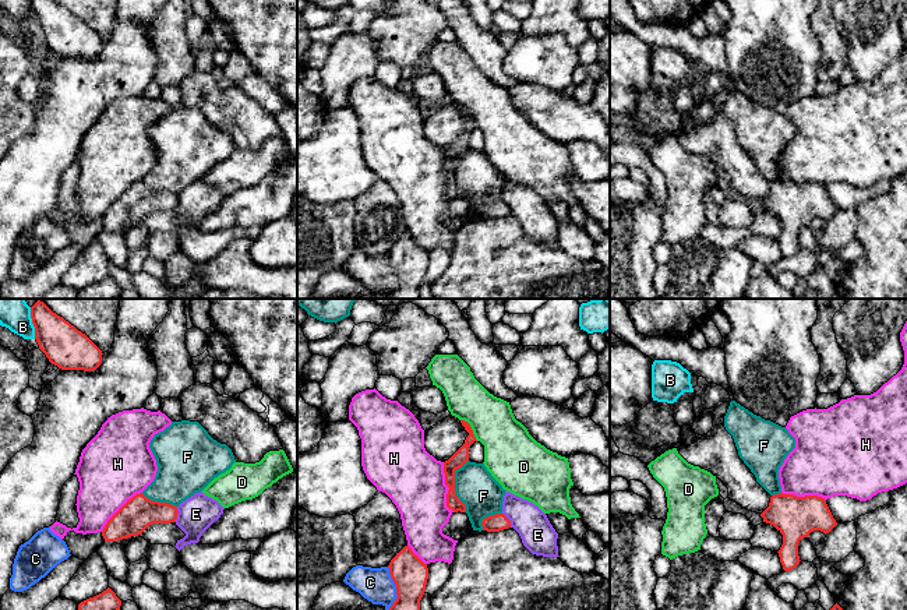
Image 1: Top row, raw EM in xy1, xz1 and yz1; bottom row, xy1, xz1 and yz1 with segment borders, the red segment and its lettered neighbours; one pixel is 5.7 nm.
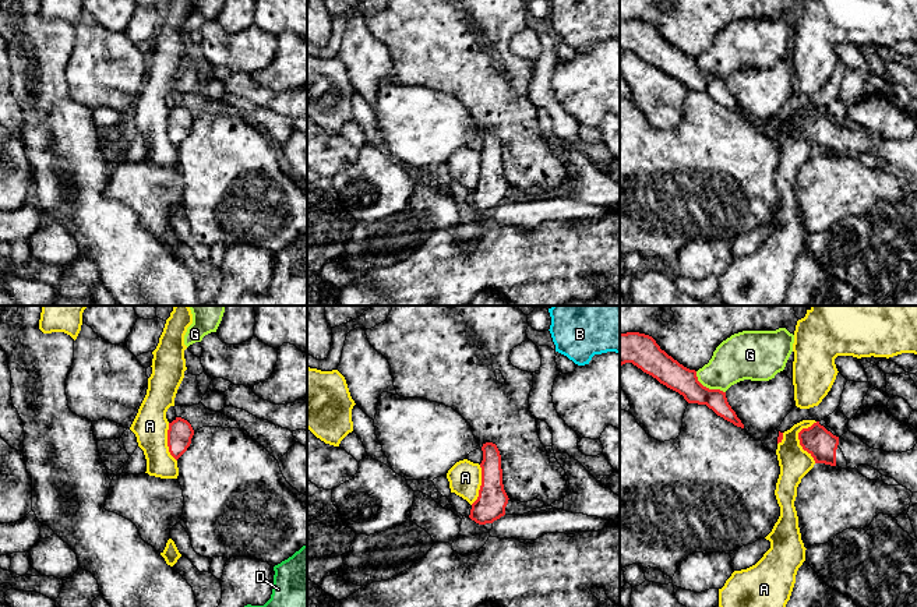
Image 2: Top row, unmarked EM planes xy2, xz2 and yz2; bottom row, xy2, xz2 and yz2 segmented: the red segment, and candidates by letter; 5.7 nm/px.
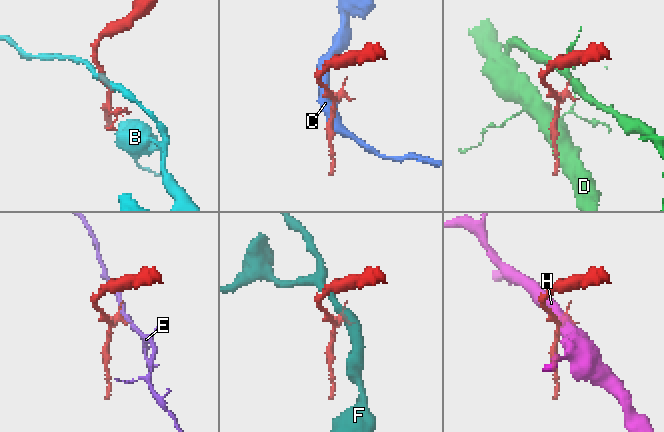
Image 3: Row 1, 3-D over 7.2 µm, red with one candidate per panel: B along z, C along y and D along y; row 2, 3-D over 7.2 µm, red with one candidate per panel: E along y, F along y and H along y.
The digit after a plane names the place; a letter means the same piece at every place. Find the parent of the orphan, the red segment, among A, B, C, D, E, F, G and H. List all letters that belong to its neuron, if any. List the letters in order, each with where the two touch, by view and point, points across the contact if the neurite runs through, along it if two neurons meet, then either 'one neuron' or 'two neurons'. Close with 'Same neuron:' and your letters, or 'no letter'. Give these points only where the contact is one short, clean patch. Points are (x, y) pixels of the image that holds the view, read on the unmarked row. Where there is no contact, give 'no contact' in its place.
A: contact yz2 (799, 126); border yz2 (814, 109), (799, 120), (799, 131), (815, 150); two neurons
B: contact xy1 (34, 13); border xy1 (30, 0), (35, 25); two neurons
C: contact xz1 (396, 277); two neurons
D: contact xz1 (470, 116); border xz1 (461, 106), (469, 112), (477, 127); two neurons
E: contact xy1 (177, 200); border xy1 (177, 194), (177, 205), (175, 208); two neurons
F: contact xz1 (454, 172); two neurons
G: contact yz2 (708, 76); border yz2 (695, 59), (697, 66), (704, 73), (719, 76), (725, 80); two neurons
H: contact xz1 (448, 173); two neurons
Same neuron: no letter

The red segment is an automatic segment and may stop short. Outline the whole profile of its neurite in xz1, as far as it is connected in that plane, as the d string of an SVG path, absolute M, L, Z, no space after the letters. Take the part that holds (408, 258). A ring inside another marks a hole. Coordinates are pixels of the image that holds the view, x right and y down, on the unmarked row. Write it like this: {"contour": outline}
{"contour": "M405 233L391 247L388 255L398 282L389 299L420 299L420 288L428 267L427 251Z"}

